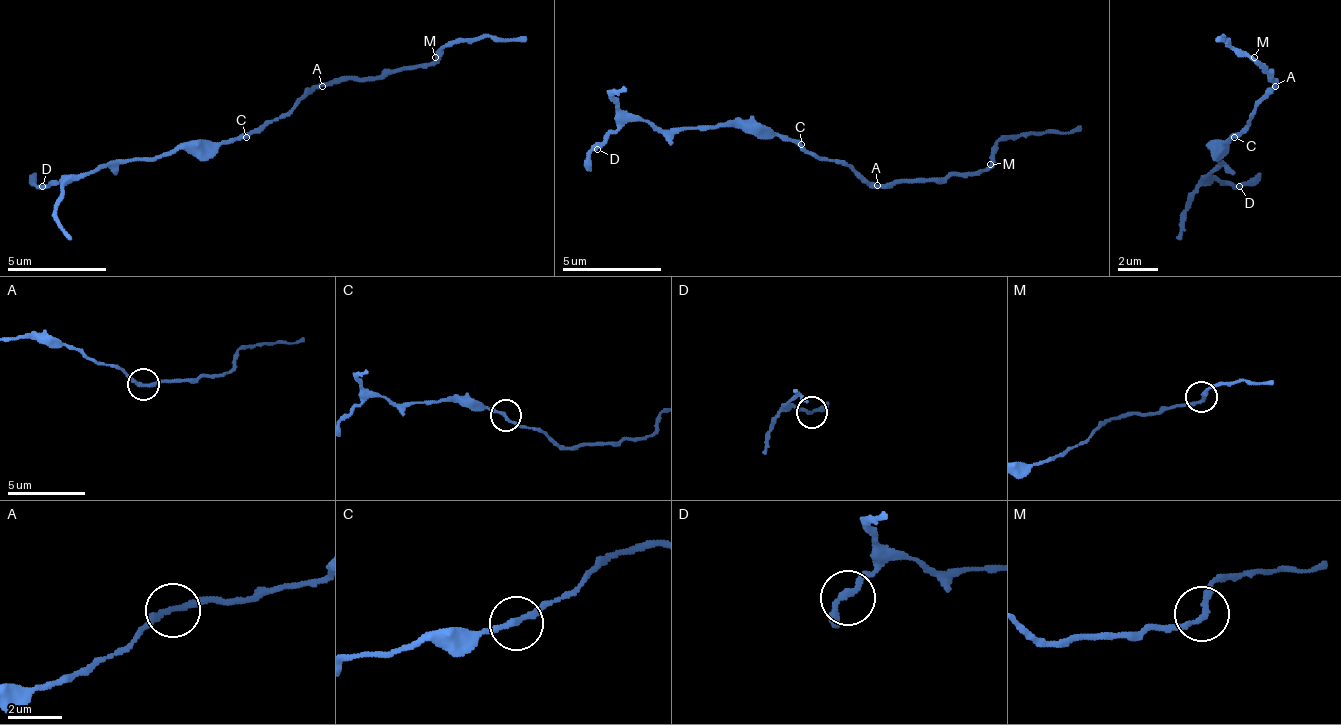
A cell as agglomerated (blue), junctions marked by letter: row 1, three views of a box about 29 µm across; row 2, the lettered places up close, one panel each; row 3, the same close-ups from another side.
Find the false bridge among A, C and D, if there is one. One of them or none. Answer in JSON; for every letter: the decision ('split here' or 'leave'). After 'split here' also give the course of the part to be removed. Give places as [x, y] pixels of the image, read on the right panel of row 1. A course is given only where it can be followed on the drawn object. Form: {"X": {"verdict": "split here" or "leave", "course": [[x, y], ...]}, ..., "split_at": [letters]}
{"A": {"verdict": "leave"}, "C": {"verdict": "leave"}, "D": {"verdict": "leave"}, "split_at": []}

